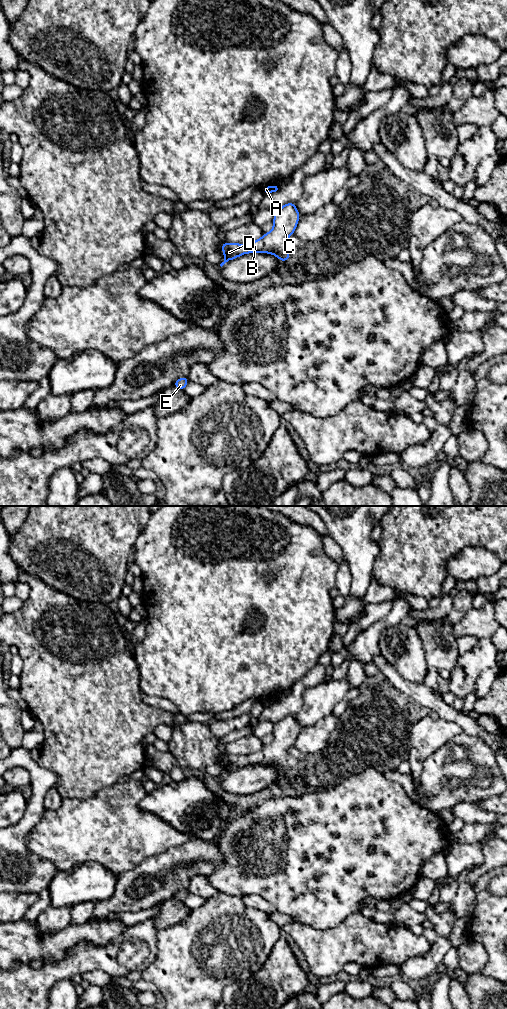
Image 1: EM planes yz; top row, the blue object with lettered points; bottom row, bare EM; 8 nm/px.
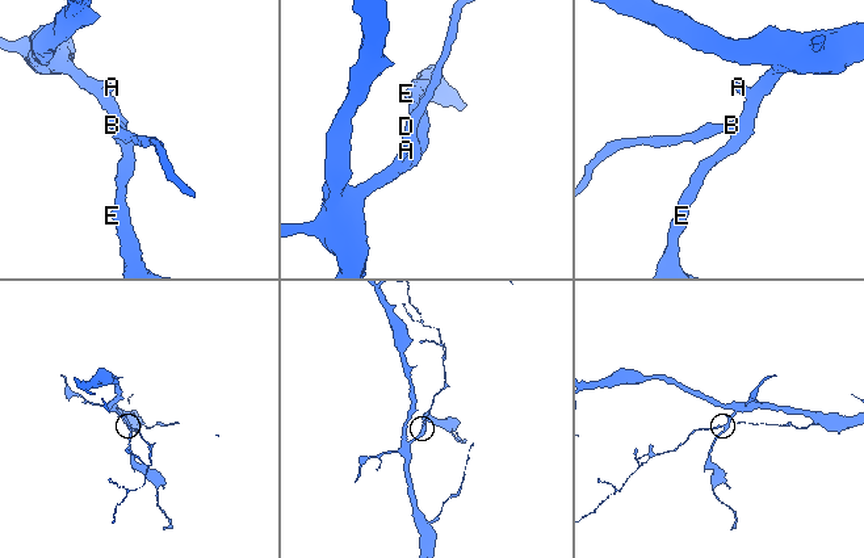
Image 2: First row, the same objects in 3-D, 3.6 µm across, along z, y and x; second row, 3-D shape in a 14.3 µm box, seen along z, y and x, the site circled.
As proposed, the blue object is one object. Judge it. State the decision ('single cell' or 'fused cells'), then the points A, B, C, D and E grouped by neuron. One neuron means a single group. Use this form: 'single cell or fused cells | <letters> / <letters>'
single cell | A B C D E

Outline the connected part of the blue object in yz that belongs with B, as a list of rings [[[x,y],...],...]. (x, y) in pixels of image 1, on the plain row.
[[[289,714],[275,723],[274,739],[269,745],[247,756],[222,754],[221,760],[224,764],[222,779],[229,772],[233,772],[246,765],[269,765],[274,766],[280,773],[289,773],[288,760],[290,755],[288,749],[295,745],[300,727],[295,715]]]

